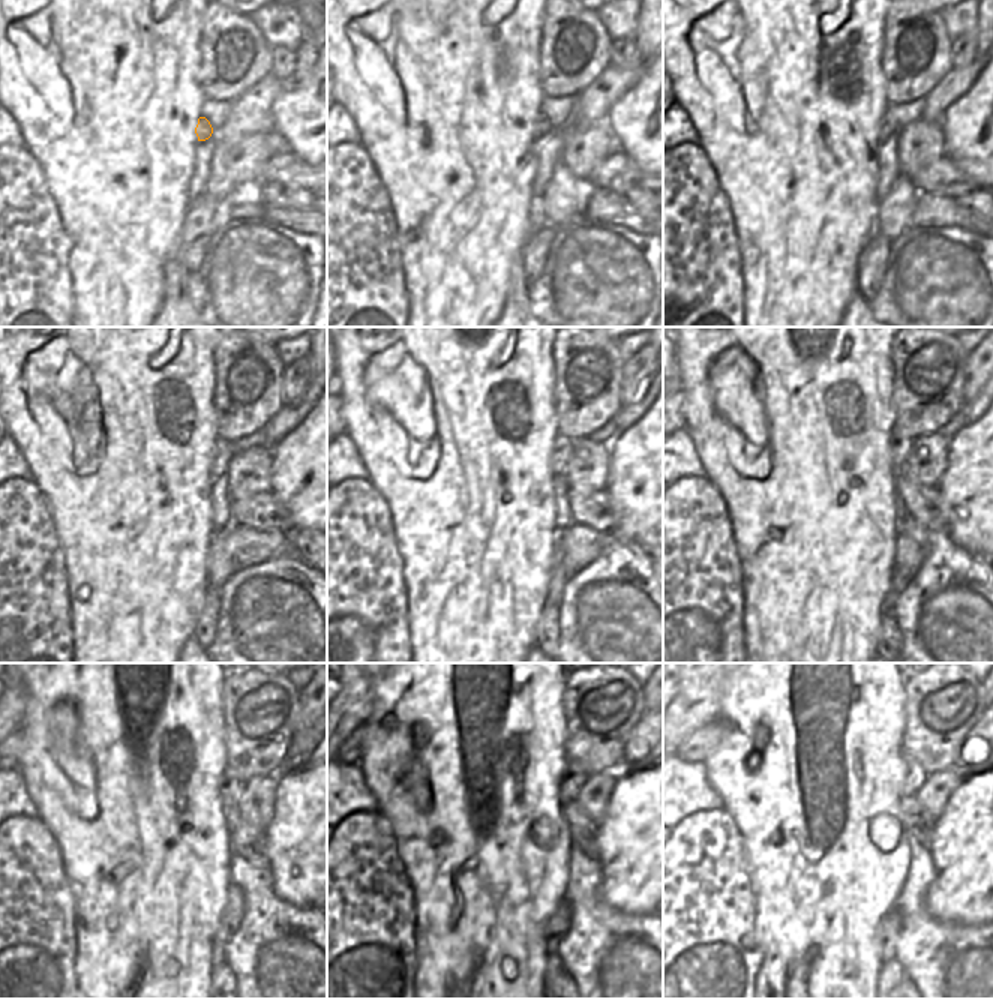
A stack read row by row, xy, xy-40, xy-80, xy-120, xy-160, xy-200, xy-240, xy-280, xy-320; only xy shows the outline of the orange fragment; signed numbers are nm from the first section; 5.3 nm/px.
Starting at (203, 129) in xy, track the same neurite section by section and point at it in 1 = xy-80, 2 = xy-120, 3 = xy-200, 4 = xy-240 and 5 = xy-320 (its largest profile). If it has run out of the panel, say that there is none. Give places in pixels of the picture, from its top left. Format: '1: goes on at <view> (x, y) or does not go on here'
1: goes on at xy-80 (888, 128)
2: goes on at xy-120 (222, 452)
3: goes on at xy-200 (900, 446)
4: goes on at xy-240 (231, 788)
5: goes on at xy-320 (917, 776)

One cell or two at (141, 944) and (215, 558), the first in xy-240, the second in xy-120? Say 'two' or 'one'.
two

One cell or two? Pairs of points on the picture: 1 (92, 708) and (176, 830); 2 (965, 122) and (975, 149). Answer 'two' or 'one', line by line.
1: one
2: one

